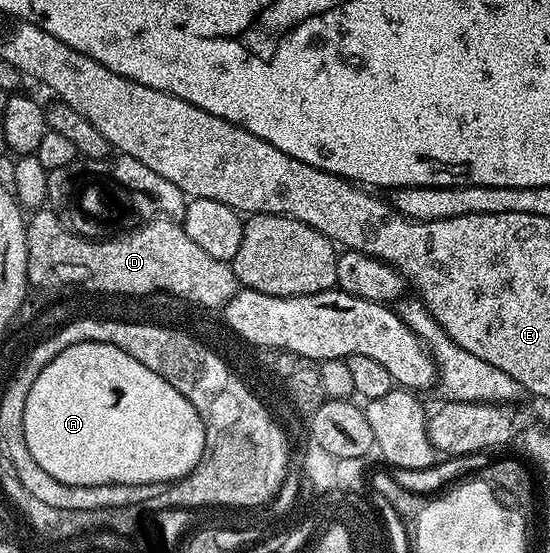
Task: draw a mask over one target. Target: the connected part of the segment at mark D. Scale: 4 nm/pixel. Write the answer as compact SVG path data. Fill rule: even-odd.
M36 210L27 217L26 220L26 236L29 238L29 251L31 253L31 275L32 280L35 280L36 284L42 285L58 285L68 284L71 281L75 281L75 284L84 283L89 286L95 286L100 289L124 289L124 291L144 291L145 289L151 289L154 291L167 292L169 288L172 288L172 294L193 296L193 298L200 298L204 300L205 304L218 304L224 300L225 296L230 296L233 288L232 276L234 270L232 269L231 263L227 260L219 260L218 258L210 258L210 254L206 254L206 250L200 249L192 239L186 235L186 230L175 220L169 220L167 218L157 218L148 221L147 224L141 224L139 228L129 231L127 234L117 235L115 238L102 238L94 239L92 243L85 244L81 243L80 240L72 240L72 236L68 236L64 229L59 226L60 219L56 217L55 212L51 210Z

